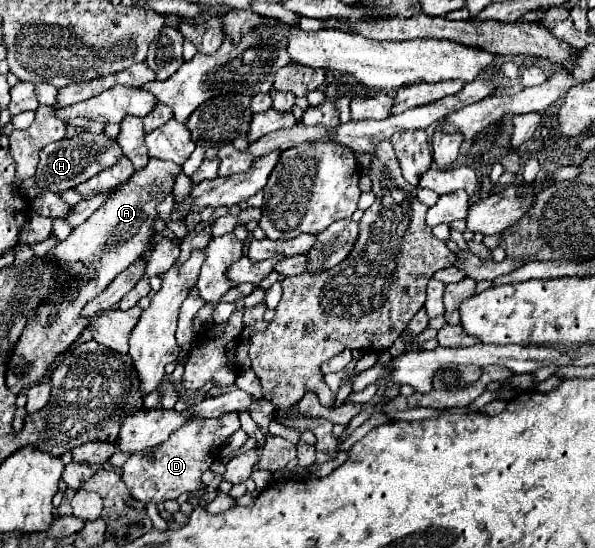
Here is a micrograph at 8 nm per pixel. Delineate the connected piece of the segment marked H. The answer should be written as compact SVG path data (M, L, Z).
M81 132L75 134L73 138L63 138L59 142L51 142L49 146L45 146L39 154L39 166L37 166L37 186L39 192L41 190L51 190L51 192L61 192L61 190L69 190L85 180L89 180L91 176L99 174L101 170L117 164L123 158L123 150L117 144L117 140L109 138L105 132L101 134L93 134L93 132Z

